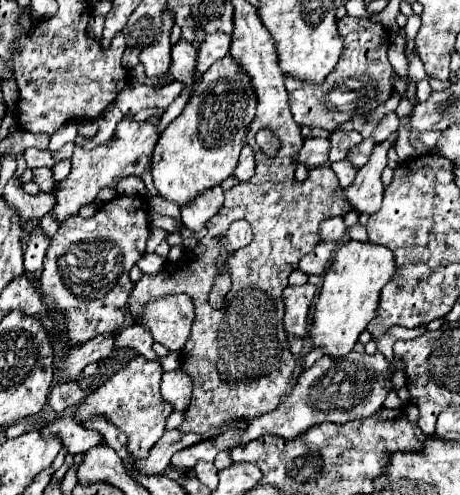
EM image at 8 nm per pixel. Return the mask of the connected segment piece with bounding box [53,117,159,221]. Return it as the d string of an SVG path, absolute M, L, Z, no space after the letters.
M125 117L123 121L117 123L113 143L97 147L93 151L83 151L77 145L73 151L73 159L71 159L73 169L71 169L69 177L65 181L57 183L57 189L59 189L57 191L57 207L53 207L57 221L65 221L69 215L75 215L81 205L93 203L93 199L97 197L97 193L103 187L115 187L117 181L127 175L139 175L145 181L149 193L157 195L157 189L153 187L153 181L151 181L151 155L153 155L157 141L159 141L157 125L147 123L147 121L137 123L129 117Z

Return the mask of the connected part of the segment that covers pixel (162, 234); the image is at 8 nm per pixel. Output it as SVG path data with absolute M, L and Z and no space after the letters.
M153 228L150 231L150 236L146 243L146 254L155 253L155 249L158 247L159 243L168 237L169 232L160 228Z

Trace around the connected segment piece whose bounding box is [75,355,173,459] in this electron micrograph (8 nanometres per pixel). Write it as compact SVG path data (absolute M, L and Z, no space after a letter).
M137 355L133 359L129 359L129 363L125 367L121 367L113 377L109 377L97 391L93 391L81 405L79 409L75 411L75 421L81 421L81 419L89 419L89 417L95 417L95 415L105 415L109 417L109 421L113 425L117 425L129 439L129 453L135 457L135 459L143 459L149 455L151 447L159 441L159 437L165 433L165 425L167 425L167 419L169 415L173 413L173 405L167 403L163 397L161 397L161 391L159 391L159 385L161 385L161 375L163 375L163 367L159 361L149 361L145 359L143 355Z

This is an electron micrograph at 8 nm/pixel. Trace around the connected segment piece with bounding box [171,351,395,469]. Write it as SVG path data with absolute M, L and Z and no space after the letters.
M355 351L343 355L341 359L329 359L325 355L311 369L299 375L293 391L279 403L275 411L261 415L257 419L251 419L249 431L245 435L241 435L241 431L231 431L231 433L227 431L219 435L219 439L203 441L193 447L187 447L173 455L171 465L193 469L197 461L213 461L217 455L215 451L233 449L237 445L249 443L263 435L279 435L279 437L295 439L307 429L321 425L323 421L347 423L353 419L369 417L383 407L387 393L393 389L393 383L391 383L393 373L395 373L395 367L385 359L385 355L359 355Z

